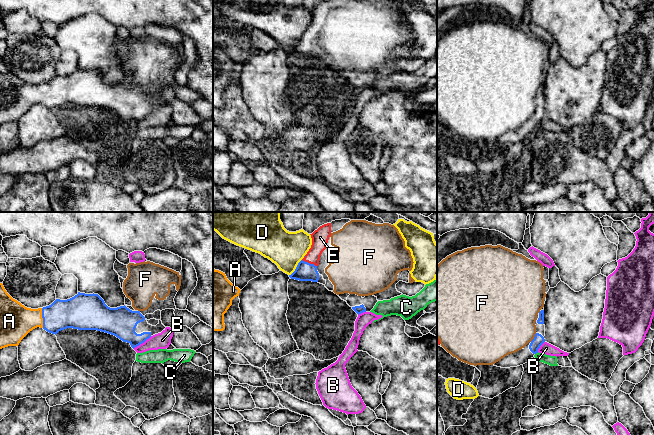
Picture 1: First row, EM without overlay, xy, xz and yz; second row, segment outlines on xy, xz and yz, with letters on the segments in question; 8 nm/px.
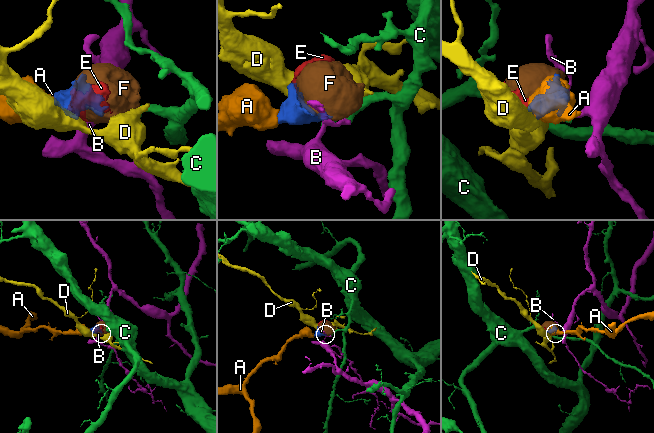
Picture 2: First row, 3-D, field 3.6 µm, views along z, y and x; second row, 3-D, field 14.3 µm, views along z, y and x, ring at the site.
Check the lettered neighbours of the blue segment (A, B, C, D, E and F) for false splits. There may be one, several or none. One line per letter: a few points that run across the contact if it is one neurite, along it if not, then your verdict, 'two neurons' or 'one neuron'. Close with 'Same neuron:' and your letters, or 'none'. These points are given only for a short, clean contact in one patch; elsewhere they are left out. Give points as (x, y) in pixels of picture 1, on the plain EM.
A: line xy (72, 89), (42, 93), (16, 97); one neuron
B: line xy (151, 112), (133, 124); two neurons
C: line yz (538, 128), (535, 130); two neurons
D: line xz (301, 35), (289, 51); two neurons
E: one neuron
F: one neuron
Same neuron: A, E, F

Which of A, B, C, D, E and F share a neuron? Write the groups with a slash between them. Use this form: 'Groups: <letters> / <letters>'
Groups: A E F / B / C / D

